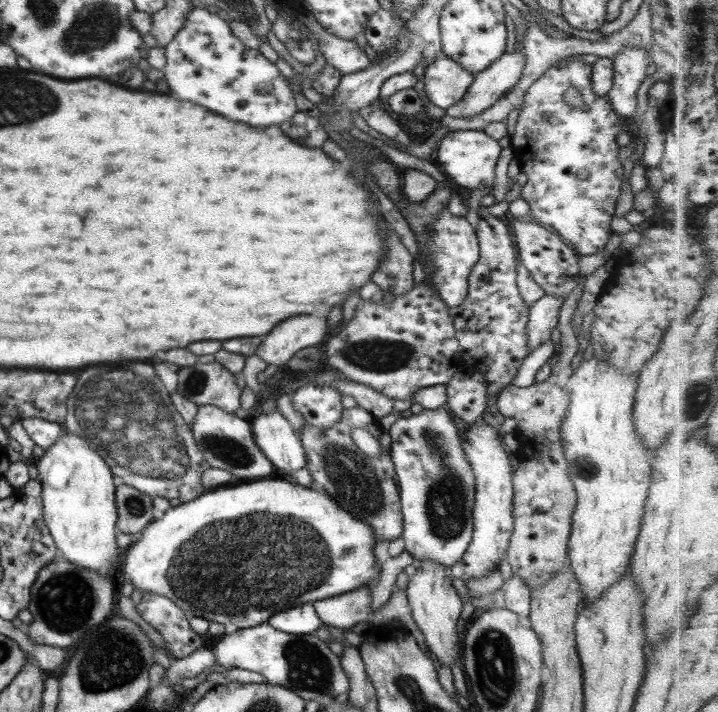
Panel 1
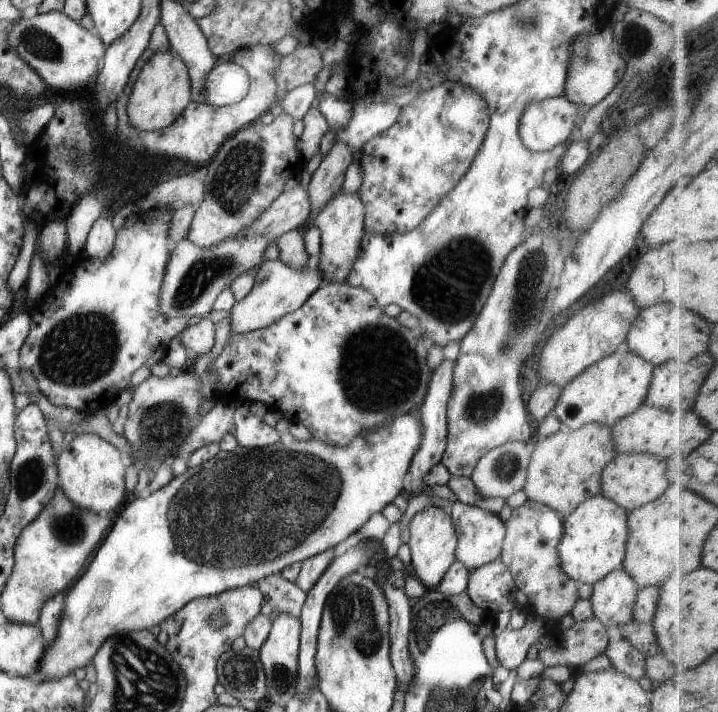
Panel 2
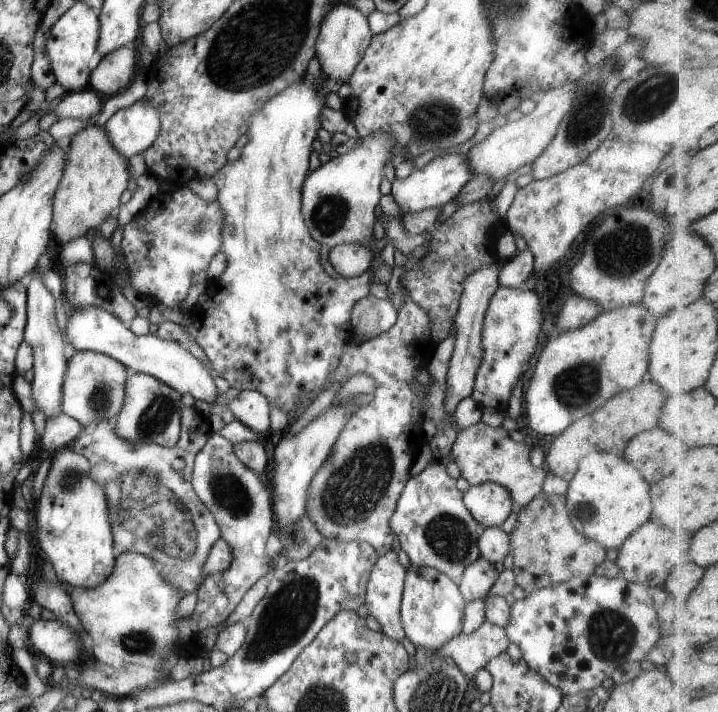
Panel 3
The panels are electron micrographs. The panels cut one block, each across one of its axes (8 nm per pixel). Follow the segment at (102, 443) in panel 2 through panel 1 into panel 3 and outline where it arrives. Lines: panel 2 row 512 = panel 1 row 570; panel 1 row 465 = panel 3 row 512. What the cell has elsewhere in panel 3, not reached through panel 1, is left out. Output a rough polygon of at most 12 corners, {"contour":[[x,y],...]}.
{"contour":[[56,450],[36,503],[62,583],[92,589],[118,555],[86,456]]}

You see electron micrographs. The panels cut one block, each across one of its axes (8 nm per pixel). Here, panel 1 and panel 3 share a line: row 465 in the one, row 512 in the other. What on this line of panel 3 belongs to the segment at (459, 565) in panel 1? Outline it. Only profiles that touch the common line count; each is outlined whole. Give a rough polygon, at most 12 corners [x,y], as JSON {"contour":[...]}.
{"contour":[[495,483],[471,485],[463,502],[485,527],[512,514],[509,490]]}

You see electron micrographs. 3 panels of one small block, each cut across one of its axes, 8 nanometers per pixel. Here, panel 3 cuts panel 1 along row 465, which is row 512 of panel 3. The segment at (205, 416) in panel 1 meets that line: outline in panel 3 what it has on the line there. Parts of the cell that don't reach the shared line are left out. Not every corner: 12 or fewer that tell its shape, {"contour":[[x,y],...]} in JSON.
{"contour":[[211,432],[194,461],[194,492],[232,548],[178,620],[192,653],[272,571],[270,492]]}

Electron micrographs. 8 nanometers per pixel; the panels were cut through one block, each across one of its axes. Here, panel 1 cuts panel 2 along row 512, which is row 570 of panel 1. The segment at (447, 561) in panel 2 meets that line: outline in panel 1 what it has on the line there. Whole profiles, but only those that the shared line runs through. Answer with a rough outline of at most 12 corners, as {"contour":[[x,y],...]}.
{"contour":[[446,568],[410,577],[414,622],[442,665],[461,658],[463,602]]}

